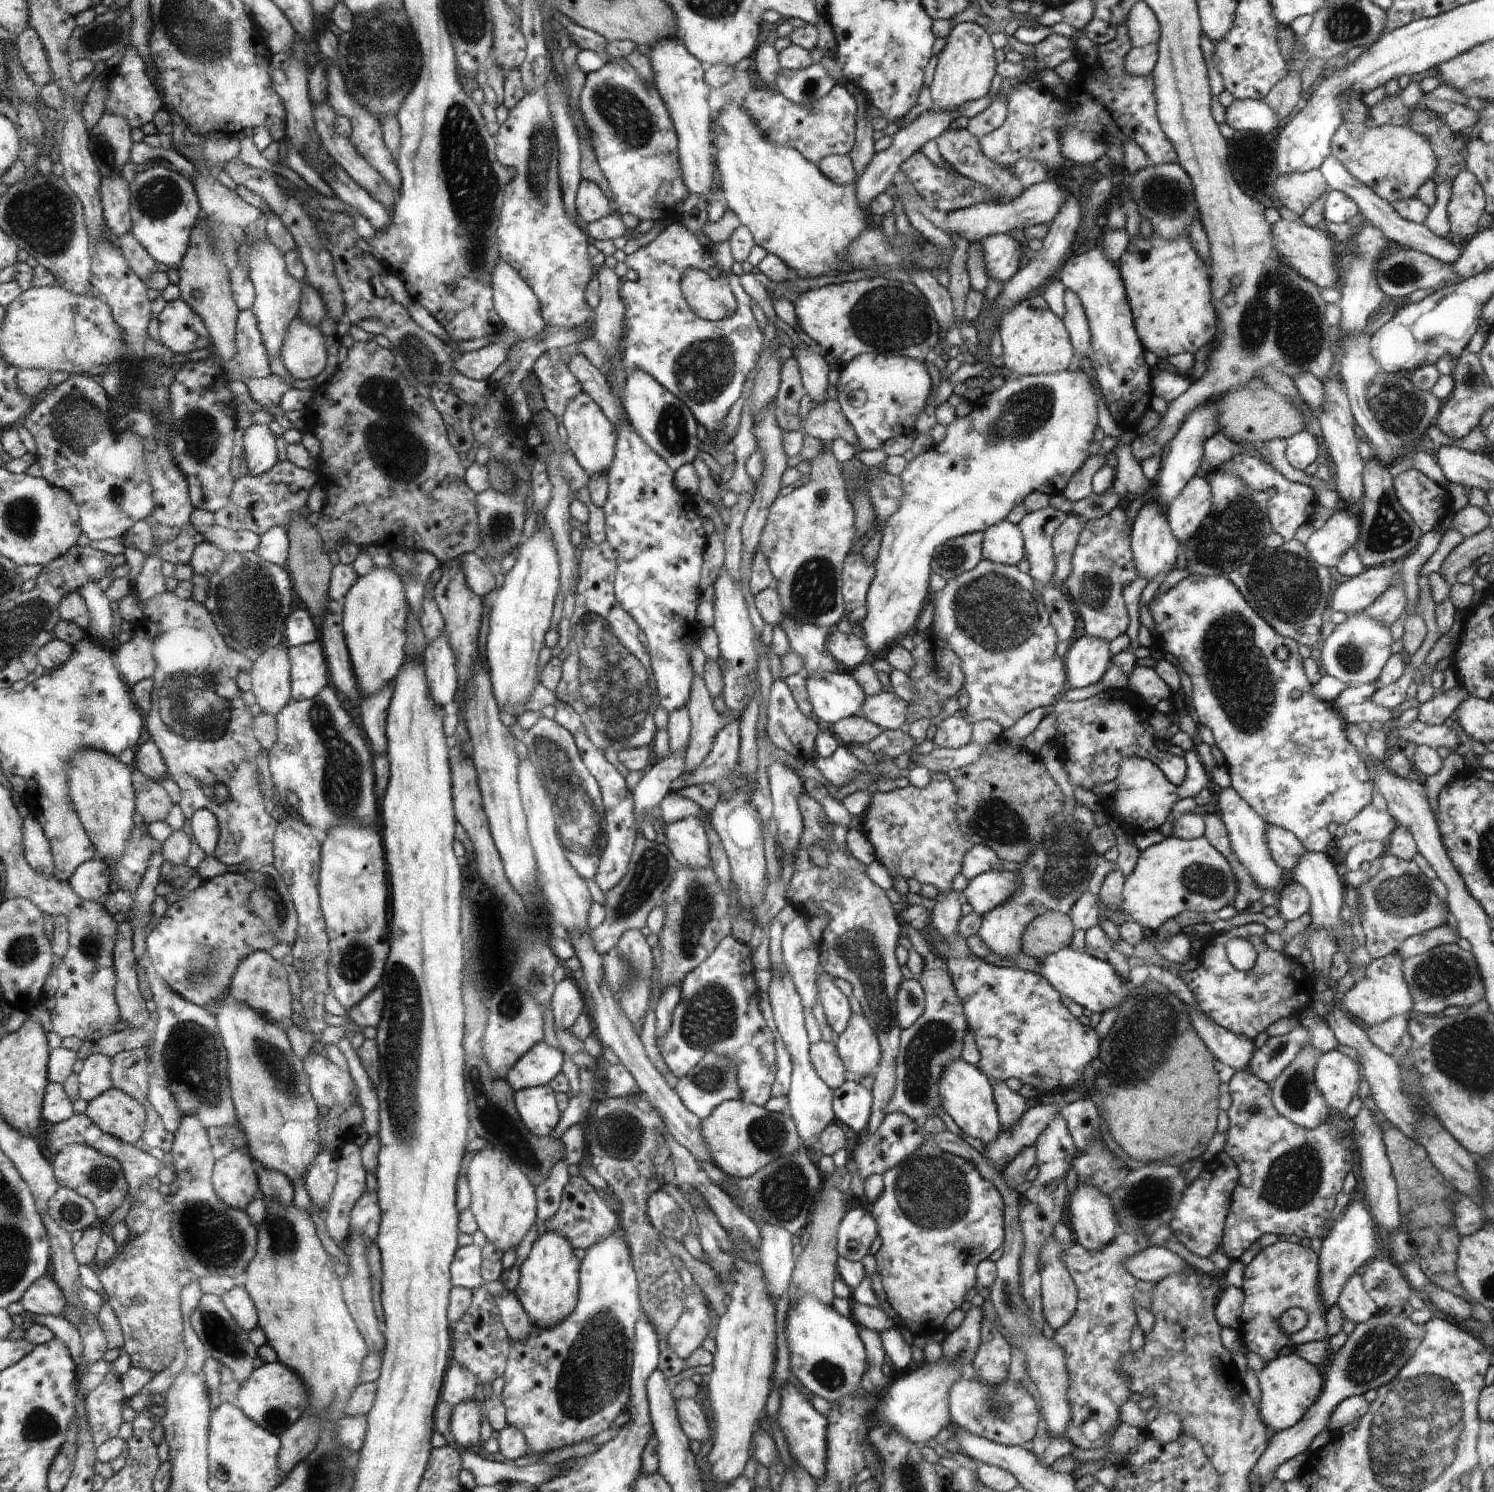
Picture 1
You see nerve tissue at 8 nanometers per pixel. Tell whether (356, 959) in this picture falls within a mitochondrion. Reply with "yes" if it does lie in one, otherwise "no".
yes

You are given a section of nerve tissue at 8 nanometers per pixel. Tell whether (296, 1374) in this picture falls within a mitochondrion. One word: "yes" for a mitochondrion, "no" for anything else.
no

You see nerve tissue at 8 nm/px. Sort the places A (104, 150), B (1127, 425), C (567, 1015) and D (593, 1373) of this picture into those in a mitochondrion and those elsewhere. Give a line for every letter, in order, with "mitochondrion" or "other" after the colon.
A: mitochondrion
B: other
C: other
D: mitochondrion

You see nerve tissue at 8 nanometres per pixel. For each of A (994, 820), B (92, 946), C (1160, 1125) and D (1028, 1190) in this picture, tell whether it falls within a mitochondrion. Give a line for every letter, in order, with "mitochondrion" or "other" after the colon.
A: mitochondrion
B: mitochondrion
C: other
D: other

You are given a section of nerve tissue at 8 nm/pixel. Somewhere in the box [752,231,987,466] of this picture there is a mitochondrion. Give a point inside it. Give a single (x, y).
(888, 316)

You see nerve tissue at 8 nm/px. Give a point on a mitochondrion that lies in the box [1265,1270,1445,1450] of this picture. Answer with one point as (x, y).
(1381, 1349)

